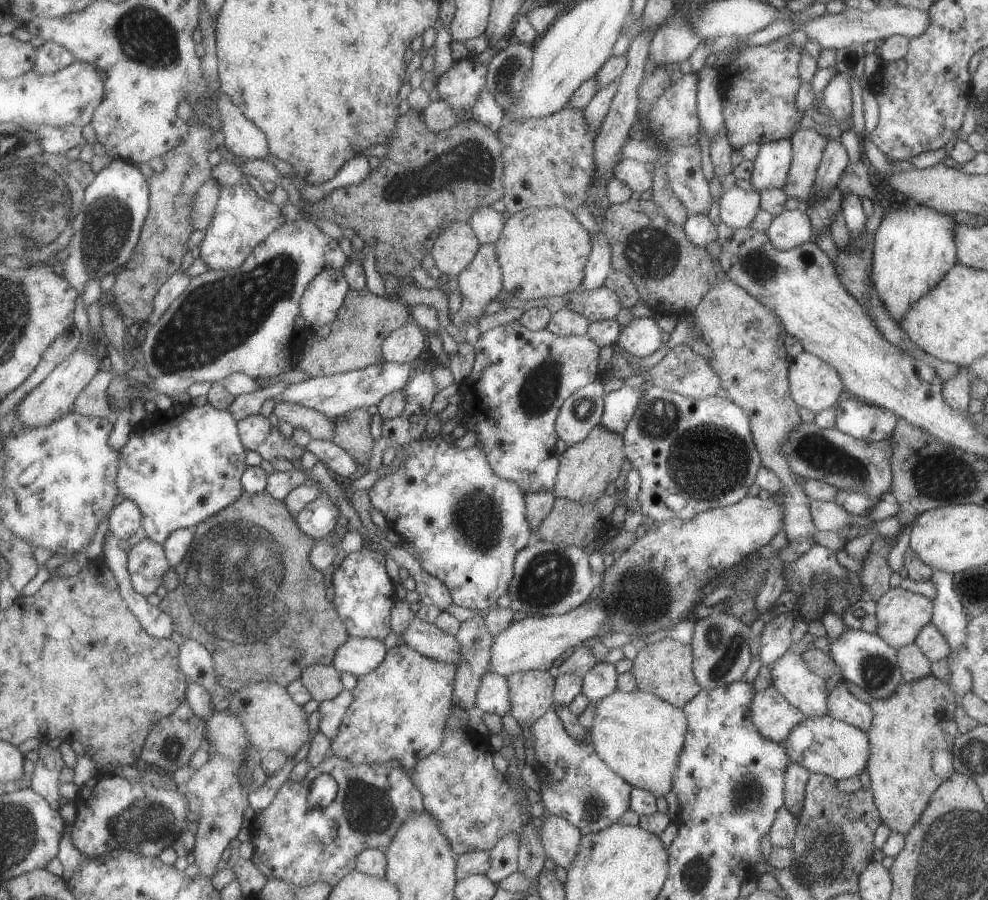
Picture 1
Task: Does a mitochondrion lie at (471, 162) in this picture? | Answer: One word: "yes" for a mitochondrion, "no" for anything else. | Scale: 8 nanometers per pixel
yes

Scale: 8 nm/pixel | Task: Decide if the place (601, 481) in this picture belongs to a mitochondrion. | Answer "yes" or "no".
no

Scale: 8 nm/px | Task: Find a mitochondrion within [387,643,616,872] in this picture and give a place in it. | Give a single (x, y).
(593, 806)

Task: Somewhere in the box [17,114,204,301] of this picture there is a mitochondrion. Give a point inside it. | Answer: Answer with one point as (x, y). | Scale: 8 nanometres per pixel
(104, 233)

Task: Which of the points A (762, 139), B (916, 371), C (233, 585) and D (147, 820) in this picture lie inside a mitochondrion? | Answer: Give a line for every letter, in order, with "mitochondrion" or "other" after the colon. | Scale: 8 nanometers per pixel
A: other
B: other
C: mitochondrion
D: mitochondrion

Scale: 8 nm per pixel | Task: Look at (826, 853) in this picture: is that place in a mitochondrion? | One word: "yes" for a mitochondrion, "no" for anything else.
yes

